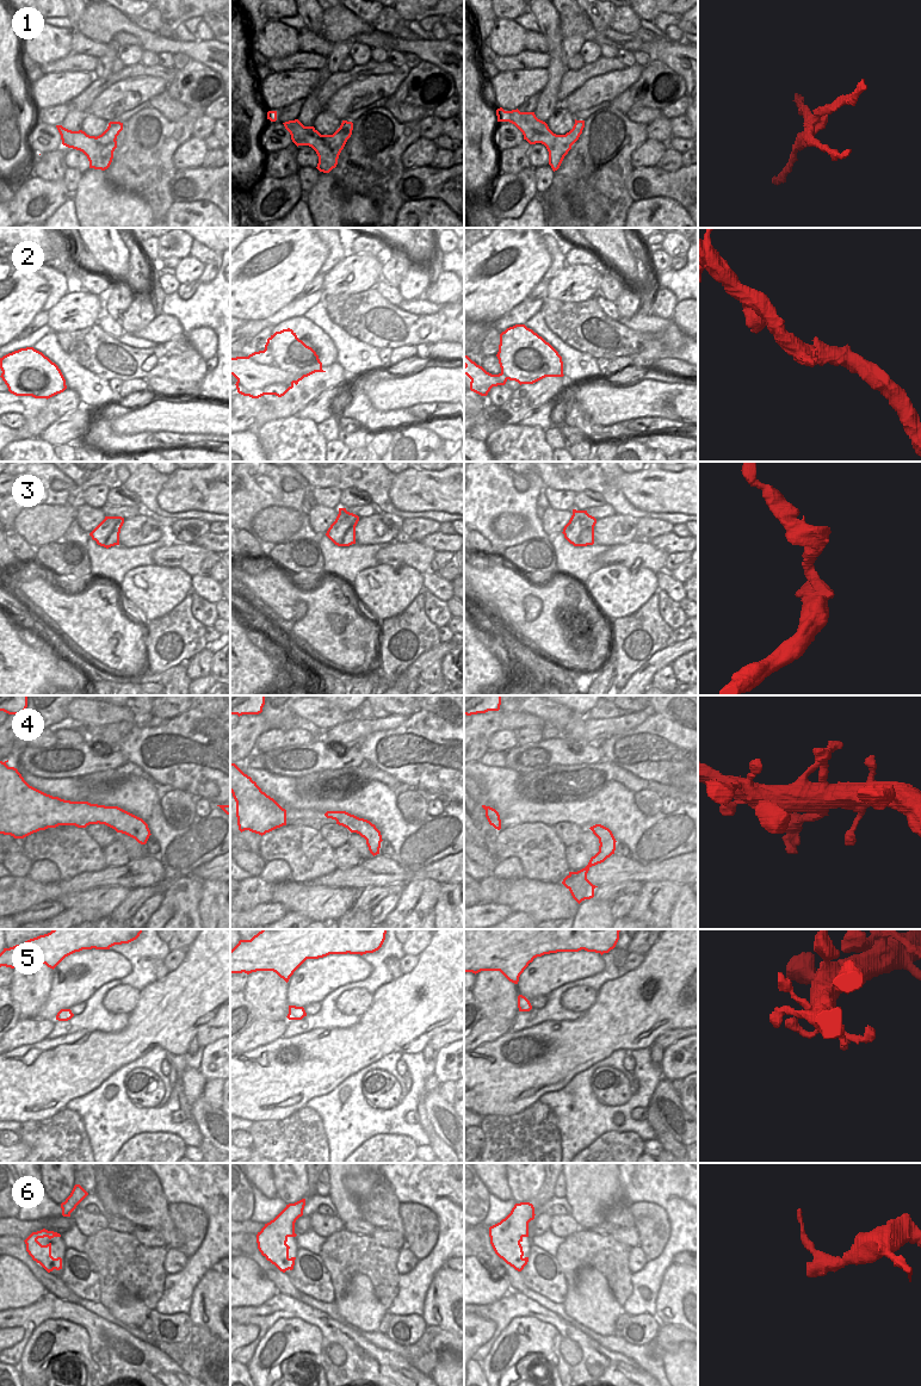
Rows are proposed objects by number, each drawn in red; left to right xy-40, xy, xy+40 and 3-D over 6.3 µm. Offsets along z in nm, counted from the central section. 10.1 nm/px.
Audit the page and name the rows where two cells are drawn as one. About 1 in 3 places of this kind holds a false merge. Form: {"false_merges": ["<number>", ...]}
{"false_merges": ["1", "3", "4"]}

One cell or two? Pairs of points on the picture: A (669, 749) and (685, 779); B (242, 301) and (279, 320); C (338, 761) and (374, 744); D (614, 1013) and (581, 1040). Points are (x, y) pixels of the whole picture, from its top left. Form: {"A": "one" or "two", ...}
{"A": "two", "B": "two", "C": "two", "D": "one"}

